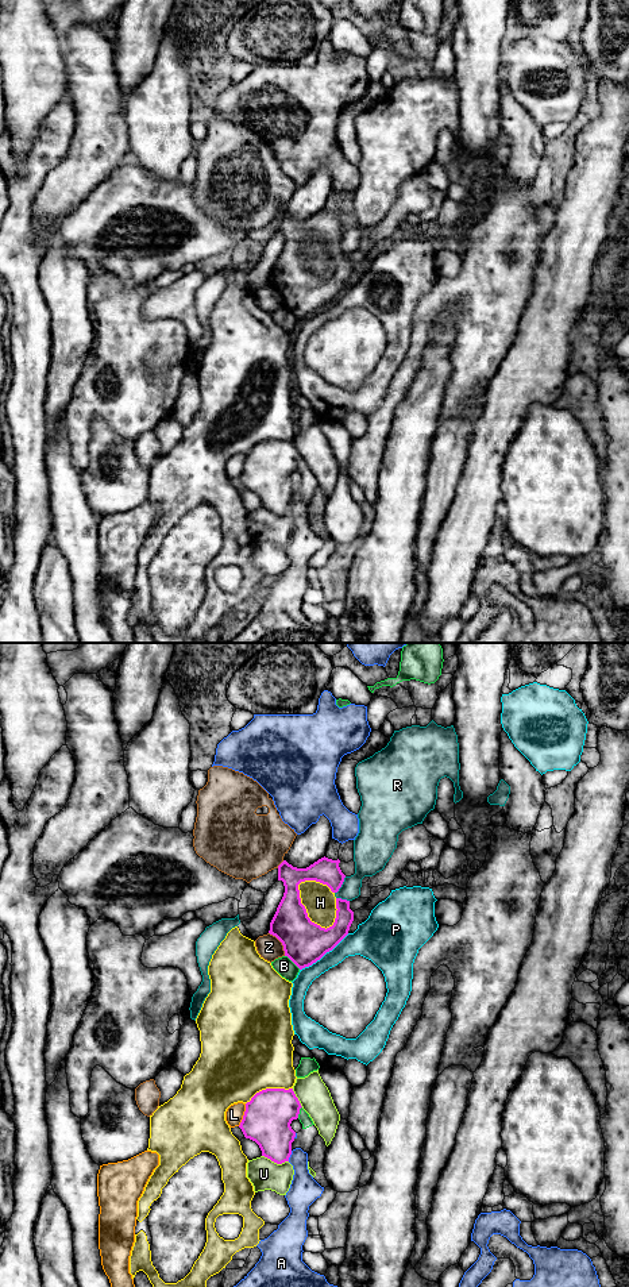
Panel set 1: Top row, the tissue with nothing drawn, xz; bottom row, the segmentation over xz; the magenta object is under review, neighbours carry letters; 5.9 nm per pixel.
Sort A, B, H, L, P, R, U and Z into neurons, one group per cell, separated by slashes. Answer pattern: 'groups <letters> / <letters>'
groups A / B / H / L / P / R / U / Z

